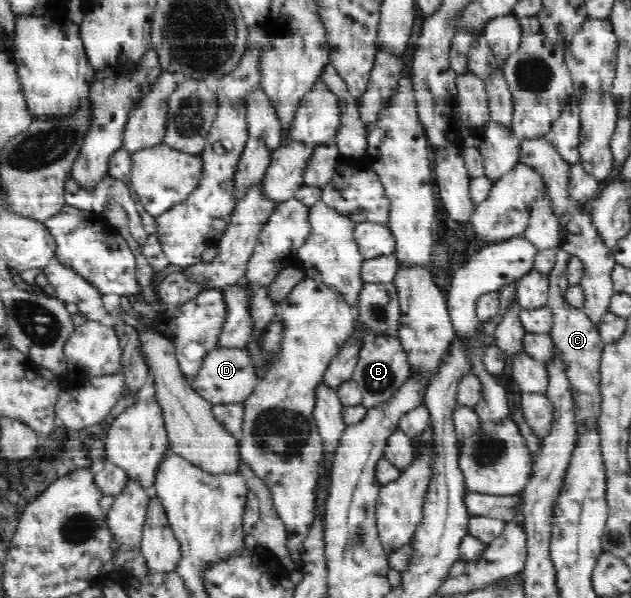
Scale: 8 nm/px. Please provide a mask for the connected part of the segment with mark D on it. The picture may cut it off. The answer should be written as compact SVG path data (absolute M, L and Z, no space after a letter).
M219 345L210 350L203 358L201 370L197 376L189 380L194 392L198 396L209 401L211 405L231 405L244 403L254 387L260 383L261 378L256 375L256 367L252 362L251 353L246 347L244 349L219 349Z

